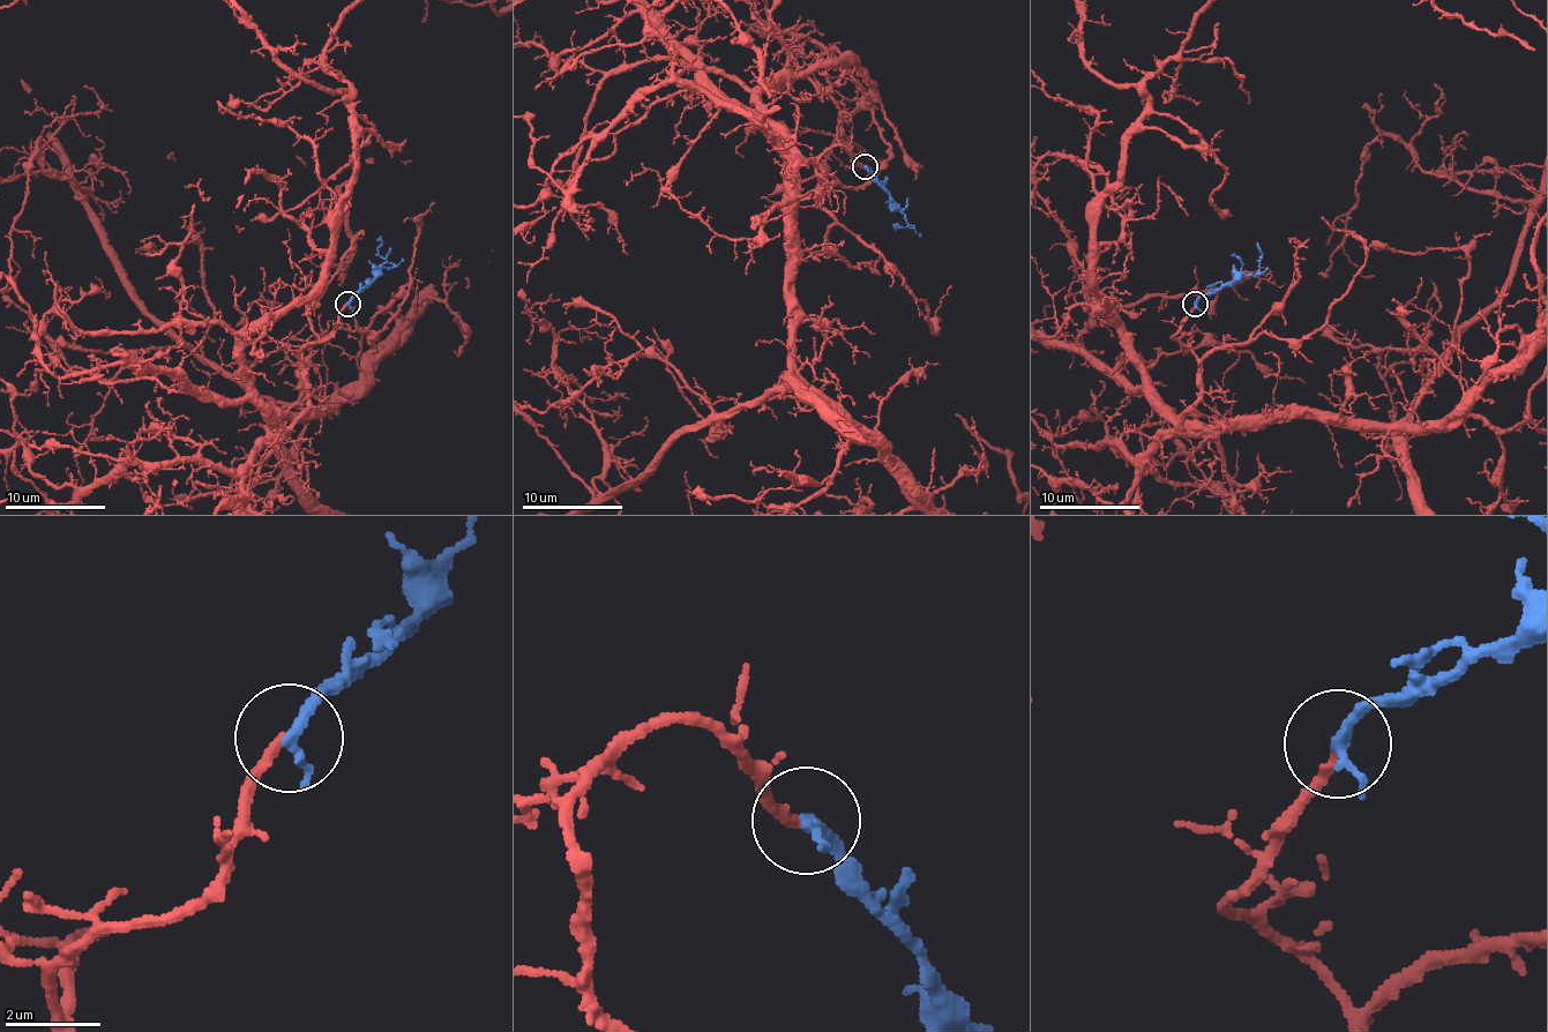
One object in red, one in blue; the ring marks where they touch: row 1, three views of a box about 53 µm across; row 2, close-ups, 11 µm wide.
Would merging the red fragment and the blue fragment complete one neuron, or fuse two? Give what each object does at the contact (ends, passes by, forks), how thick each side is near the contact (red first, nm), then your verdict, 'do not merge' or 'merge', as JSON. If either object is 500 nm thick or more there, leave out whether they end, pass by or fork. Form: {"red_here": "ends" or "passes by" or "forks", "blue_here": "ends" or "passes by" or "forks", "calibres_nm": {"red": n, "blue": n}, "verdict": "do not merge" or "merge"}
{"red_here": "ends", "blue_here": "passes by", "calibres_nm": {"red": 220, "blue": 200}, "verdict": "merge"}

